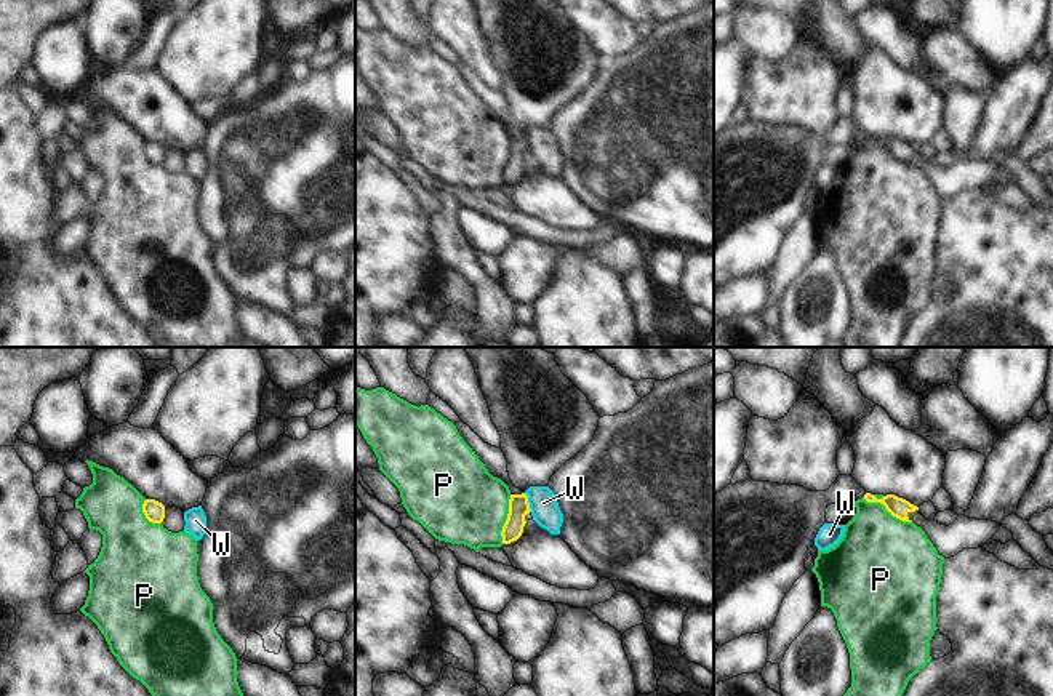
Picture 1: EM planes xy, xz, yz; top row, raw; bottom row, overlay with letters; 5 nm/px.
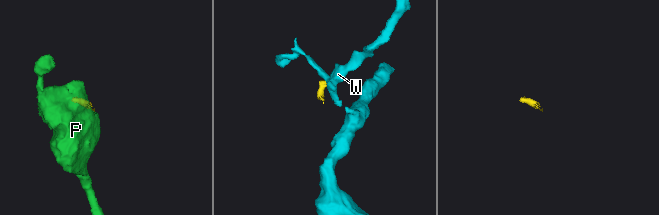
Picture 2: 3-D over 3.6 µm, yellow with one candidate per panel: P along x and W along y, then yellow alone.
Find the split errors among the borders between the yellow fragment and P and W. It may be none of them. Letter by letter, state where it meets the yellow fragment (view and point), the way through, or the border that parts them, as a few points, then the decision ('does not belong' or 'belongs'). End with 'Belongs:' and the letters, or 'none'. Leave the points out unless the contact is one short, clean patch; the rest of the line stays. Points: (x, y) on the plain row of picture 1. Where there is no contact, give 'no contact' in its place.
P: contact yz (887, 151); border yz (863, 138), (868, 143), (880, 144), (893, 157), (911, 164); does not belong
W: contact xz (527, 144); border xz (524, 135), (532, 152); does not belong
Belongs: none

